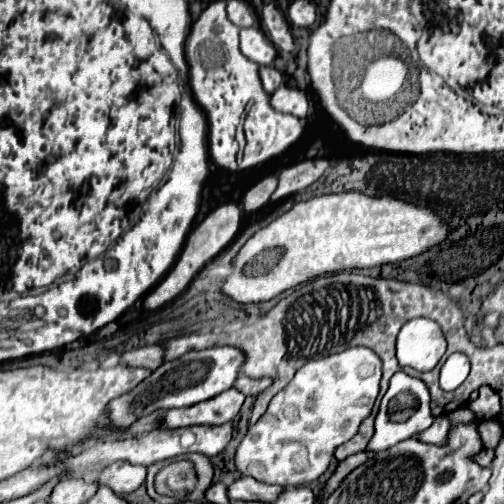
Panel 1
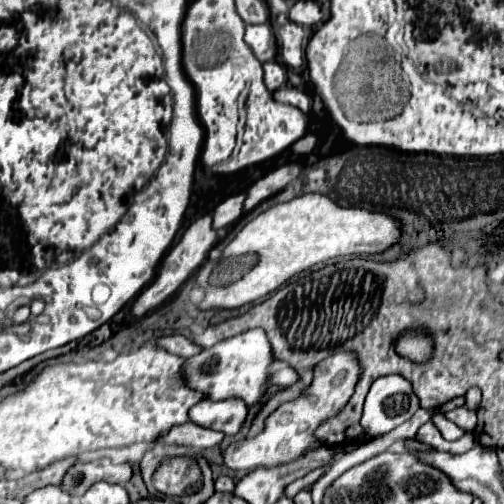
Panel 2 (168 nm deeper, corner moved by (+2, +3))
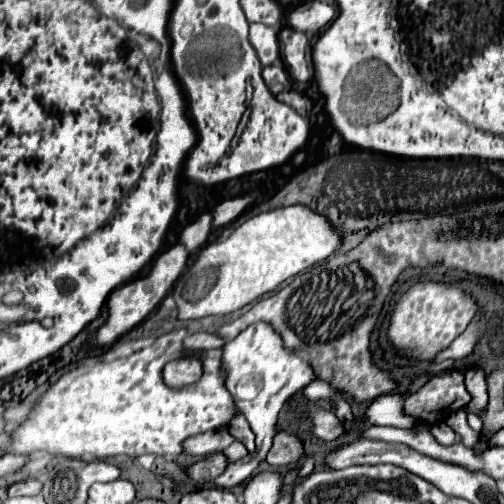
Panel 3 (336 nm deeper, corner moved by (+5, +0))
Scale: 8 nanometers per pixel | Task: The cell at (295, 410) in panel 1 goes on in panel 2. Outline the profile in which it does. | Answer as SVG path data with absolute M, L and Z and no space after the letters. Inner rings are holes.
M338 353L332 355L324 361L320 361L314 369L314 381L310 385L310 389L298 397L292 403L284 403L282 407L278 407L268 419L266 419L266 429L256 435L254 439L242 439L238 443L230 443L228 449L224 451L224 465L230 469L256 469L256 467L276 467L282 463L290 463L294 459L298 459L300 455L304 455L306 449L312 447L312 443L316 441L314 437L314 429L326 421L328 417L332 417L334 413L340 411L340 407L344 407L344 403L348 403L348 399L354 393L354 385L360 377L360 365L354 353Z

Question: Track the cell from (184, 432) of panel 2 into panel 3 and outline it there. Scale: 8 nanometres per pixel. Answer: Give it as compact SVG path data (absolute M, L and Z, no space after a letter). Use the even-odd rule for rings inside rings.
M217 428L197 436L189 436L183 442L183 450L185 454L193 454L193 456L207 456L213 452L223 452L233 440L235 438L227 432L227 428Z

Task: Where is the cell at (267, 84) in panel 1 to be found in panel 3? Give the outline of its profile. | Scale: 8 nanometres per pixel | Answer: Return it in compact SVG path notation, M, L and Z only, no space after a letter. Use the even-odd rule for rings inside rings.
M271 64L271 66L263 68L263 80L273 92L279 92L285 86L289 86L289 76L287 76L283 64Z

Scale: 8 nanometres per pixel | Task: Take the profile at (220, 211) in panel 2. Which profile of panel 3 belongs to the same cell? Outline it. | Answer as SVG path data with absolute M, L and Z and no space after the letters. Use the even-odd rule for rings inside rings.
M205 212L201 214L195 222L191 222L183 232L181 232L181 242L193 252L199 250L199 246L203 246L209 240L211 234L211 226L213 226L213 214Z

